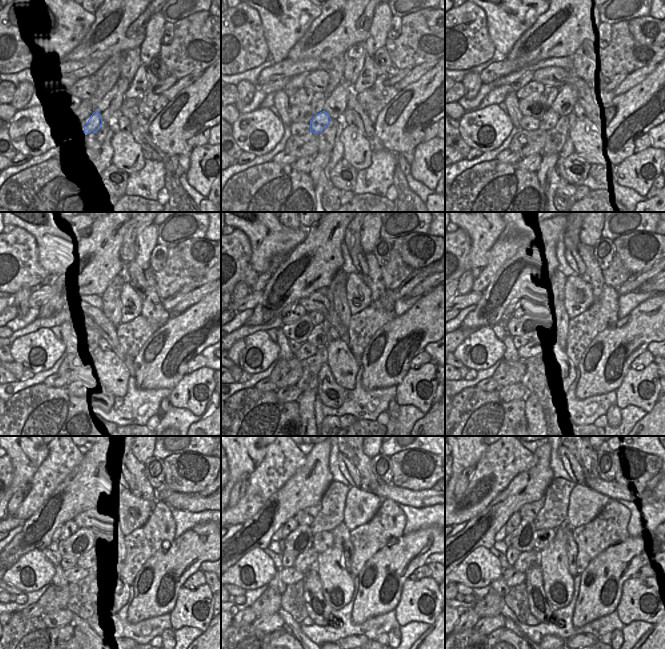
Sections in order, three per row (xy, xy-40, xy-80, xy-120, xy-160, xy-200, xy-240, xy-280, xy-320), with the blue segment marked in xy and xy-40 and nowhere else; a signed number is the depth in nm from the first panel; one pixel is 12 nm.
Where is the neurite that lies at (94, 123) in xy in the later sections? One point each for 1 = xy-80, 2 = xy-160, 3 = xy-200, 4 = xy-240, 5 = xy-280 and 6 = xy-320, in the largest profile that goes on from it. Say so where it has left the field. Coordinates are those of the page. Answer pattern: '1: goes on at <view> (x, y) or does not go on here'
1: goes on at xy-80 (549, 119)
2: goes on at xy-160 (307, 350)
3: goes on at xy-200 (529, 350)
4: goes on at xy-240 (74, 575)
5: goes on at xy-280 (289, 576)
6: goes on at xy-320 (512, 577)

